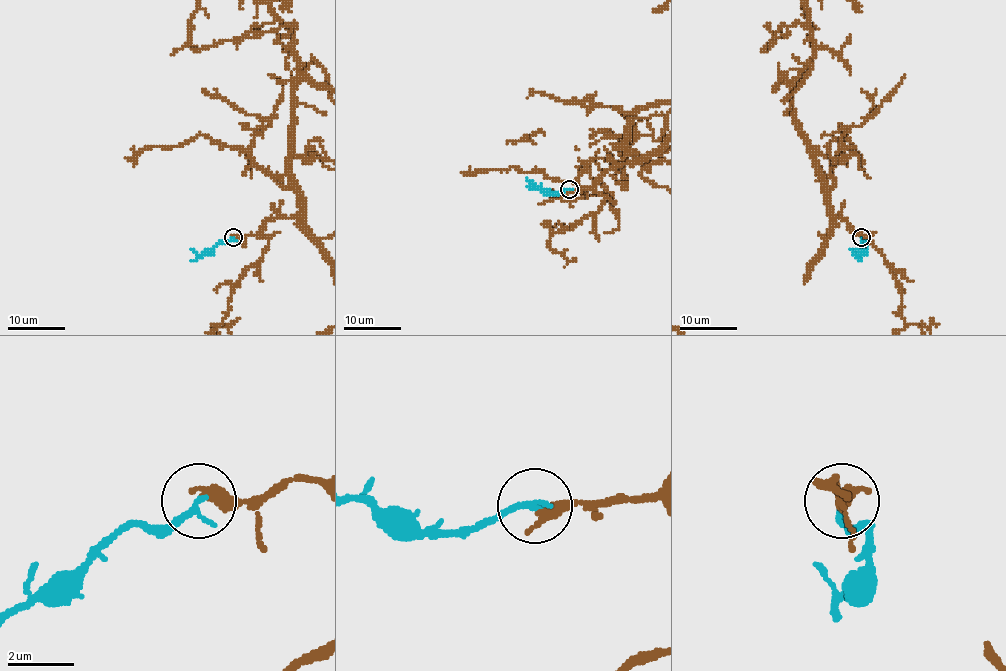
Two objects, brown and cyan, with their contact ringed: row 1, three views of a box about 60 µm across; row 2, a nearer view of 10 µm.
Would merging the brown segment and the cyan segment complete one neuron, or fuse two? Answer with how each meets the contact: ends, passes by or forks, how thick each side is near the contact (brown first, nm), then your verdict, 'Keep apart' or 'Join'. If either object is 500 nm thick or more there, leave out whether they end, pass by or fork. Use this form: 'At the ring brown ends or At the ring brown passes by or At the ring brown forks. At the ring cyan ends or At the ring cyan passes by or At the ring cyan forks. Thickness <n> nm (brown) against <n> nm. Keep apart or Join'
At the ring brown ends. At the ring cyan ends. Thickness 440 nm (brown) against 220 nm. Join

